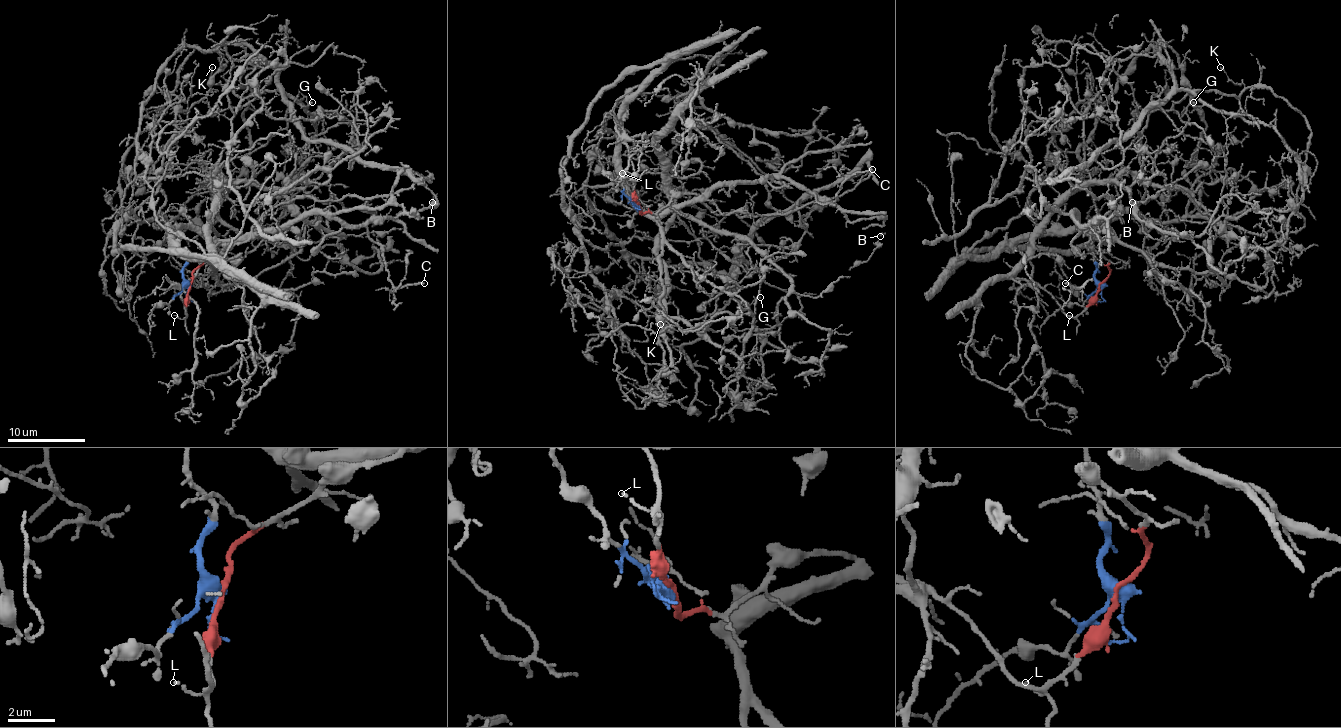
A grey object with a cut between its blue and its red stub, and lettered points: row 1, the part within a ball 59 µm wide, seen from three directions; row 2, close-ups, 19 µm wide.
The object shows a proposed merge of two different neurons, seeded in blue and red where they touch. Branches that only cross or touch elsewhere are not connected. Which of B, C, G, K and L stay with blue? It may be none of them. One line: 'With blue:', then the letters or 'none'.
With blue: B, C

